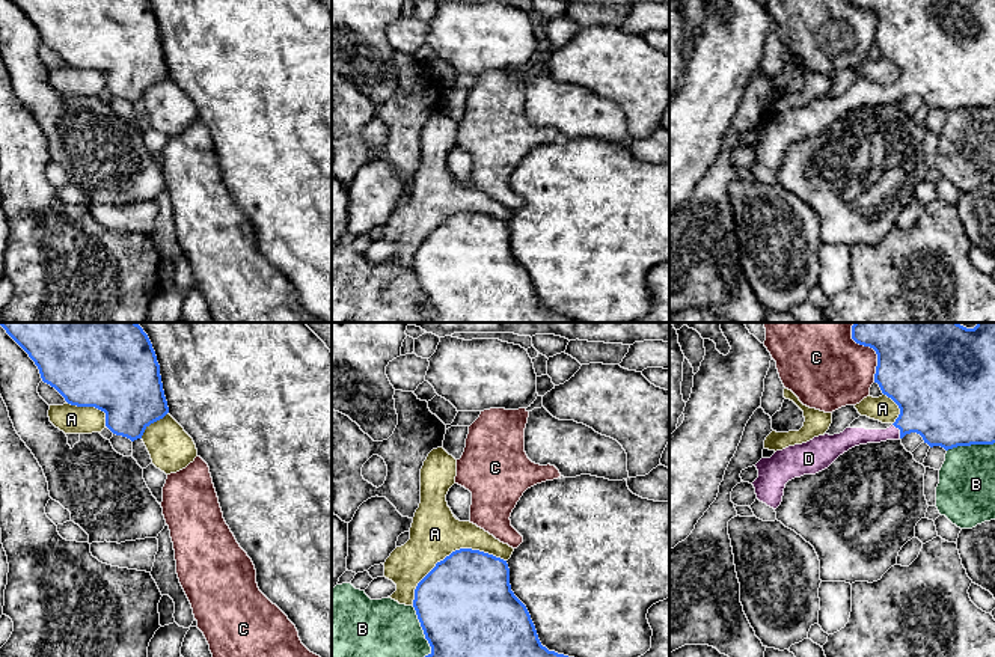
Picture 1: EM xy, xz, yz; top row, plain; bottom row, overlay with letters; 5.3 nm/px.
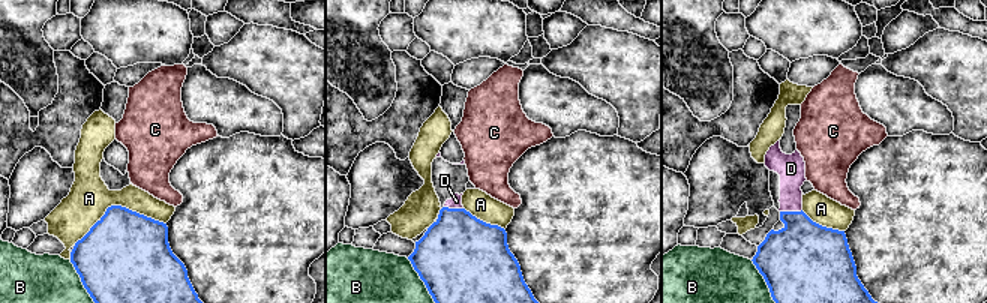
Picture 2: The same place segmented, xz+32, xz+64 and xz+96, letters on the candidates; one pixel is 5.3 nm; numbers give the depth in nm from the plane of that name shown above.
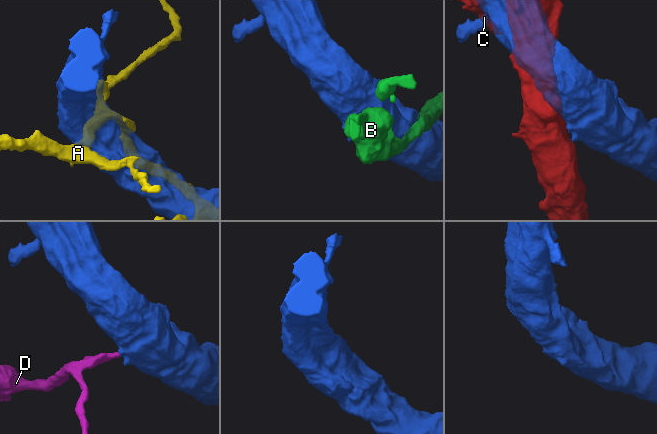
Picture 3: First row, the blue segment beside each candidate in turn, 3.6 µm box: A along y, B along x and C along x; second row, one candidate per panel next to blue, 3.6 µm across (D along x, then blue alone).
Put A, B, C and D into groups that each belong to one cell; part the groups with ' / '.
A / B / C / D

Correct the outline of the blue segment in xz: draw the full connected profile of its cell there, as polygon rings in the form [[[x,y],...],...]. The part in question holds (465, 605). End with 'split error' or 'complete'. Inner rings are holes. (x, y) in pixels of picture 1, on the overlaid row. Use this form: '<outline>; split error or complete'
[[[460,549],[418,583],[413,607],[431,652],[425,657],[568,657],[541,645],[526,606],[514,595],[507,561]]]; complete

